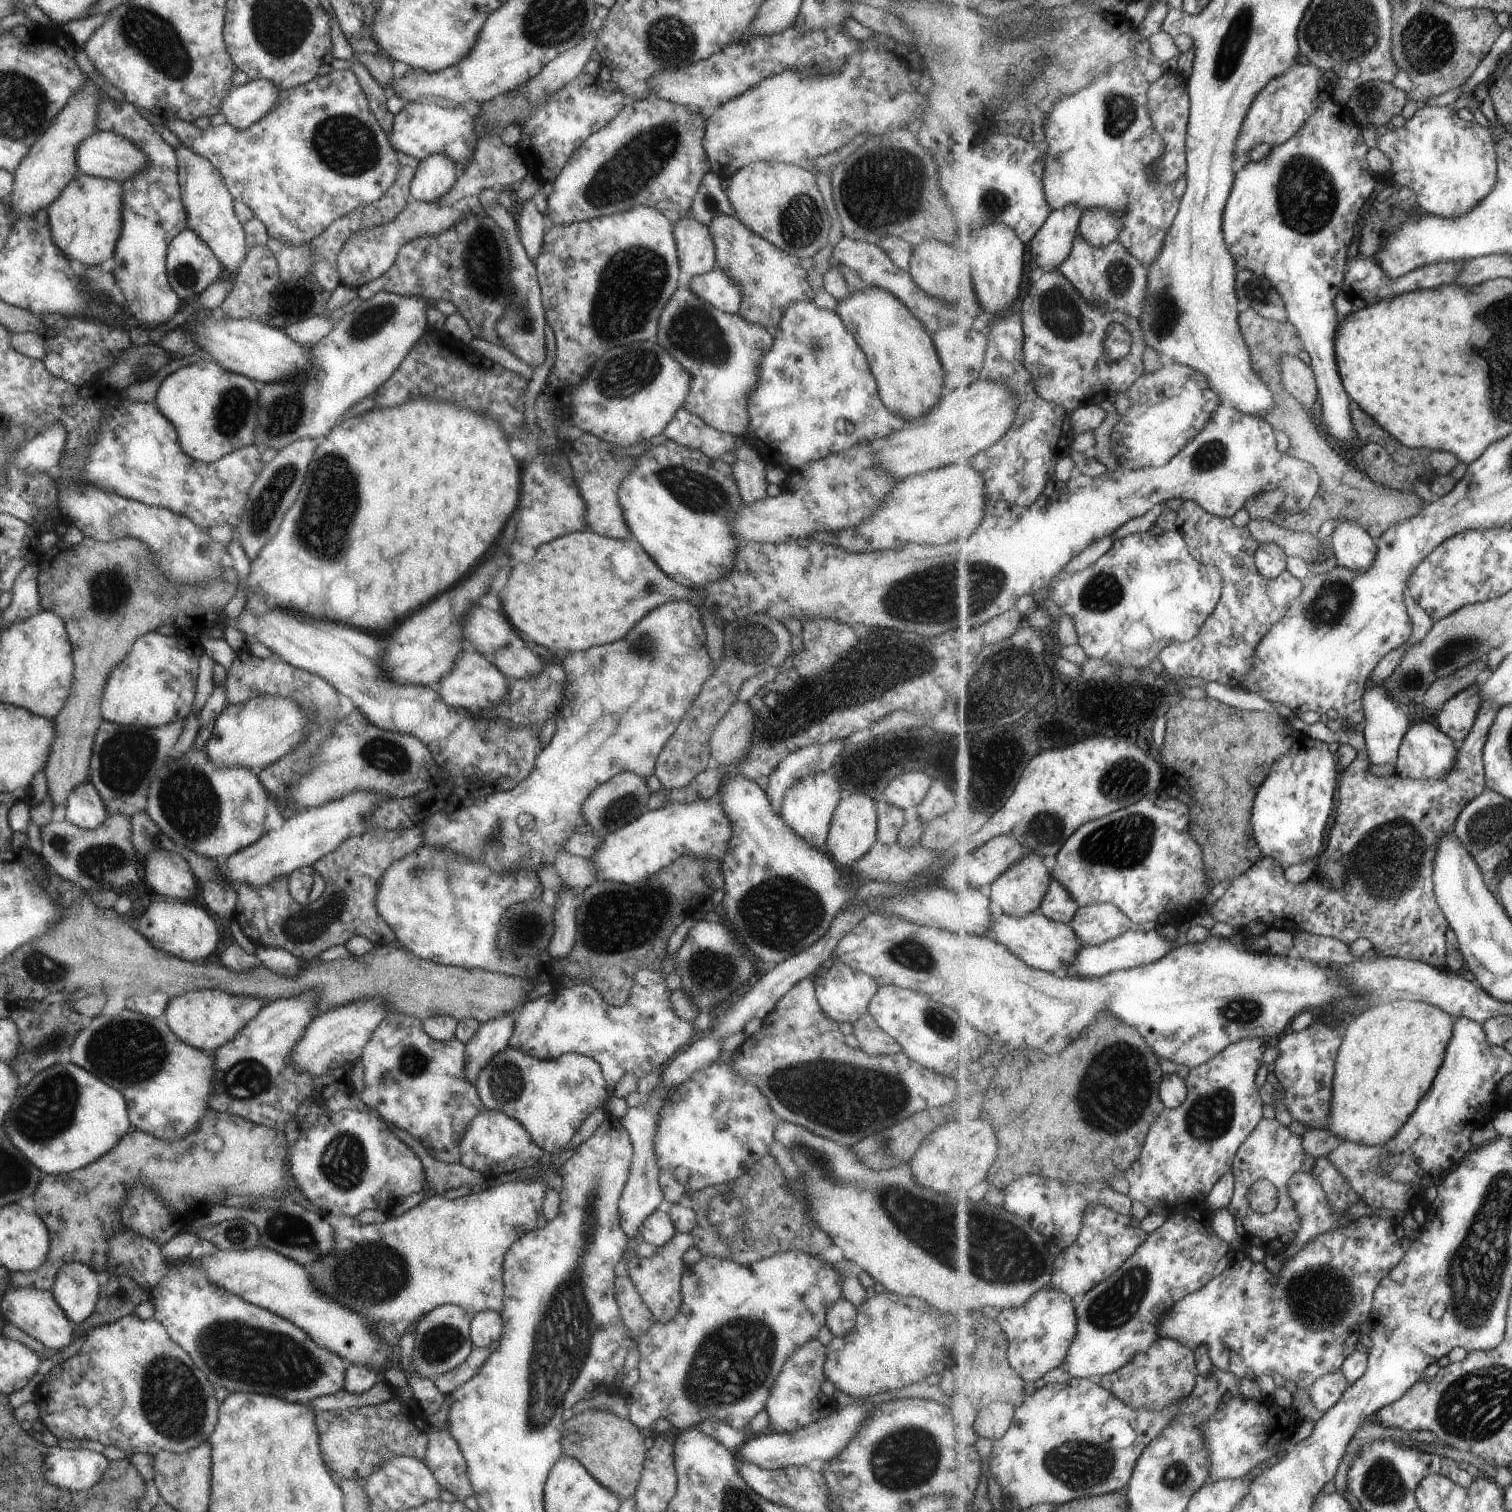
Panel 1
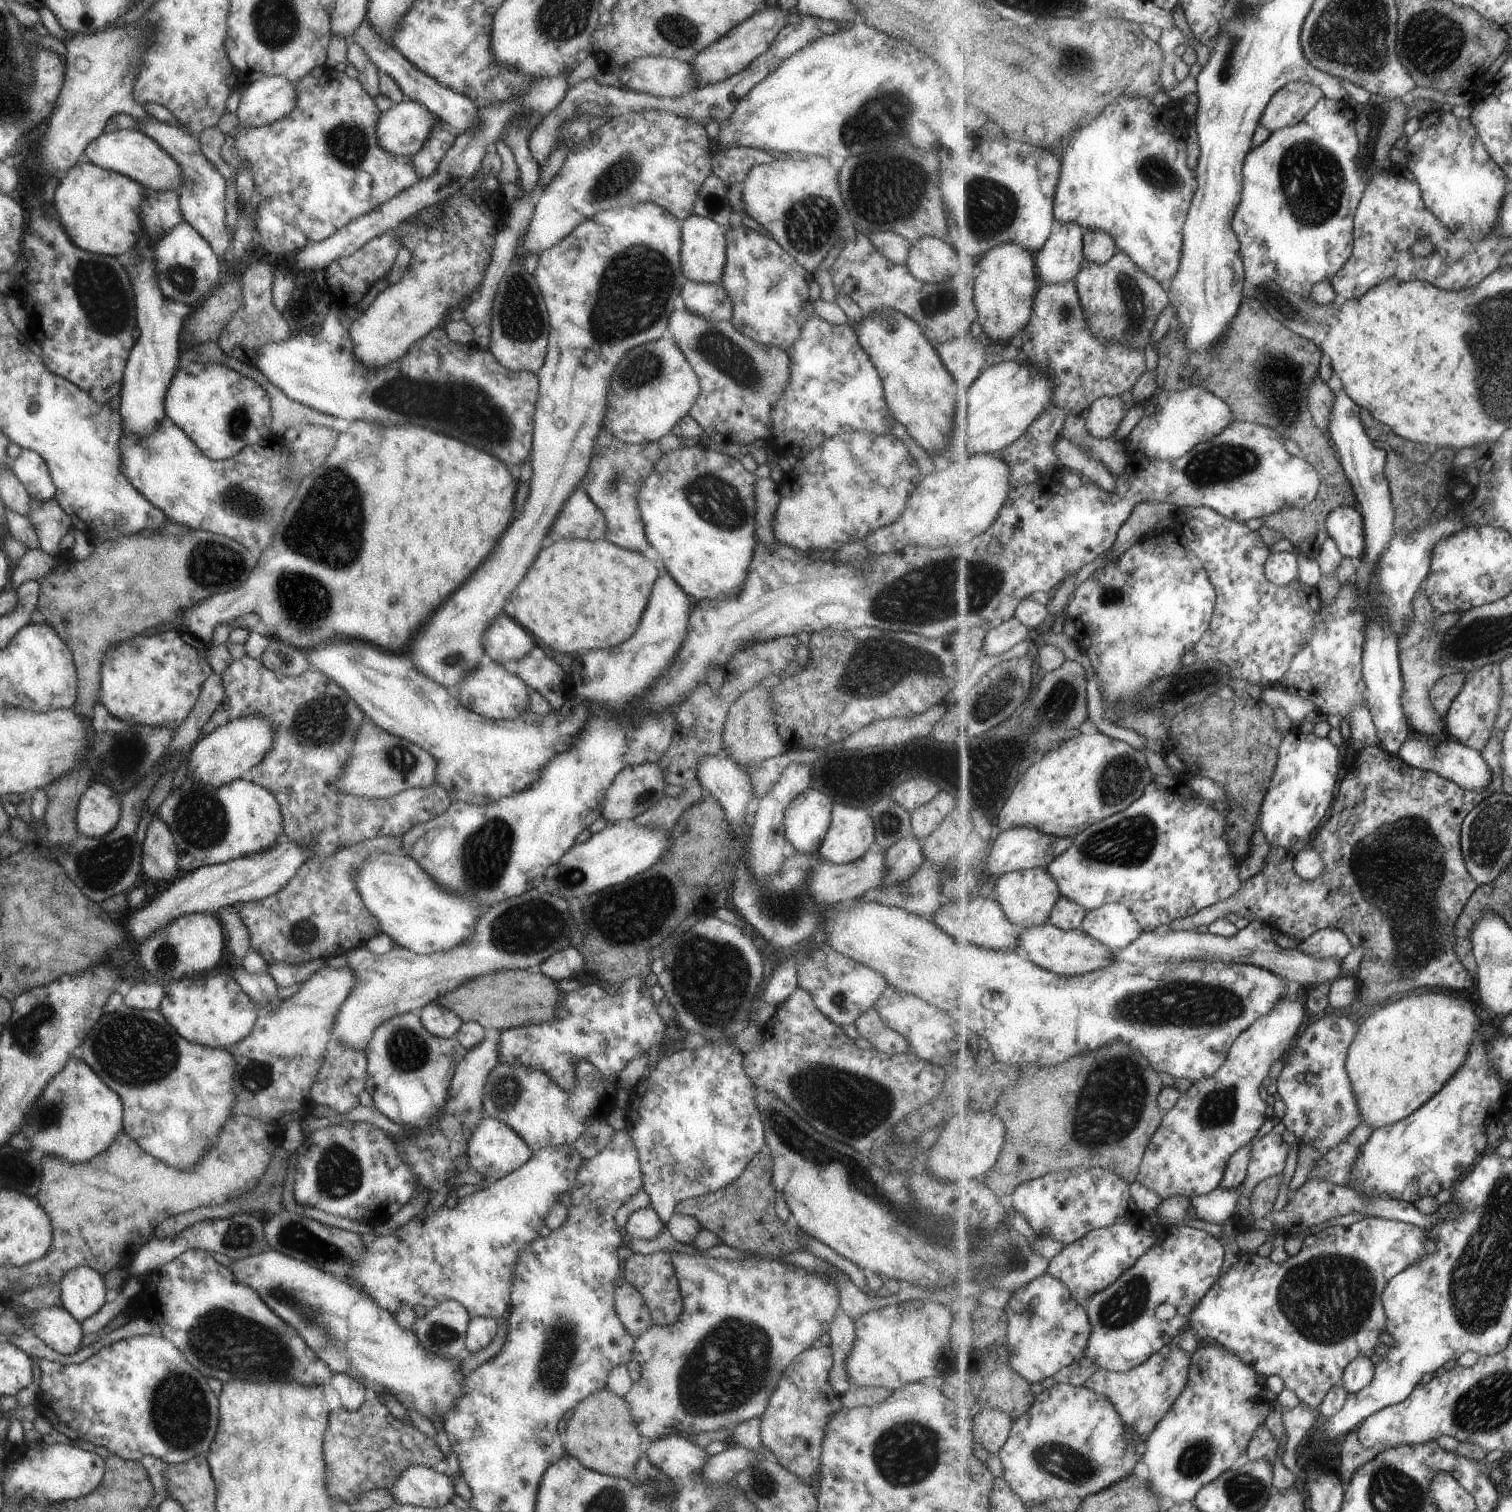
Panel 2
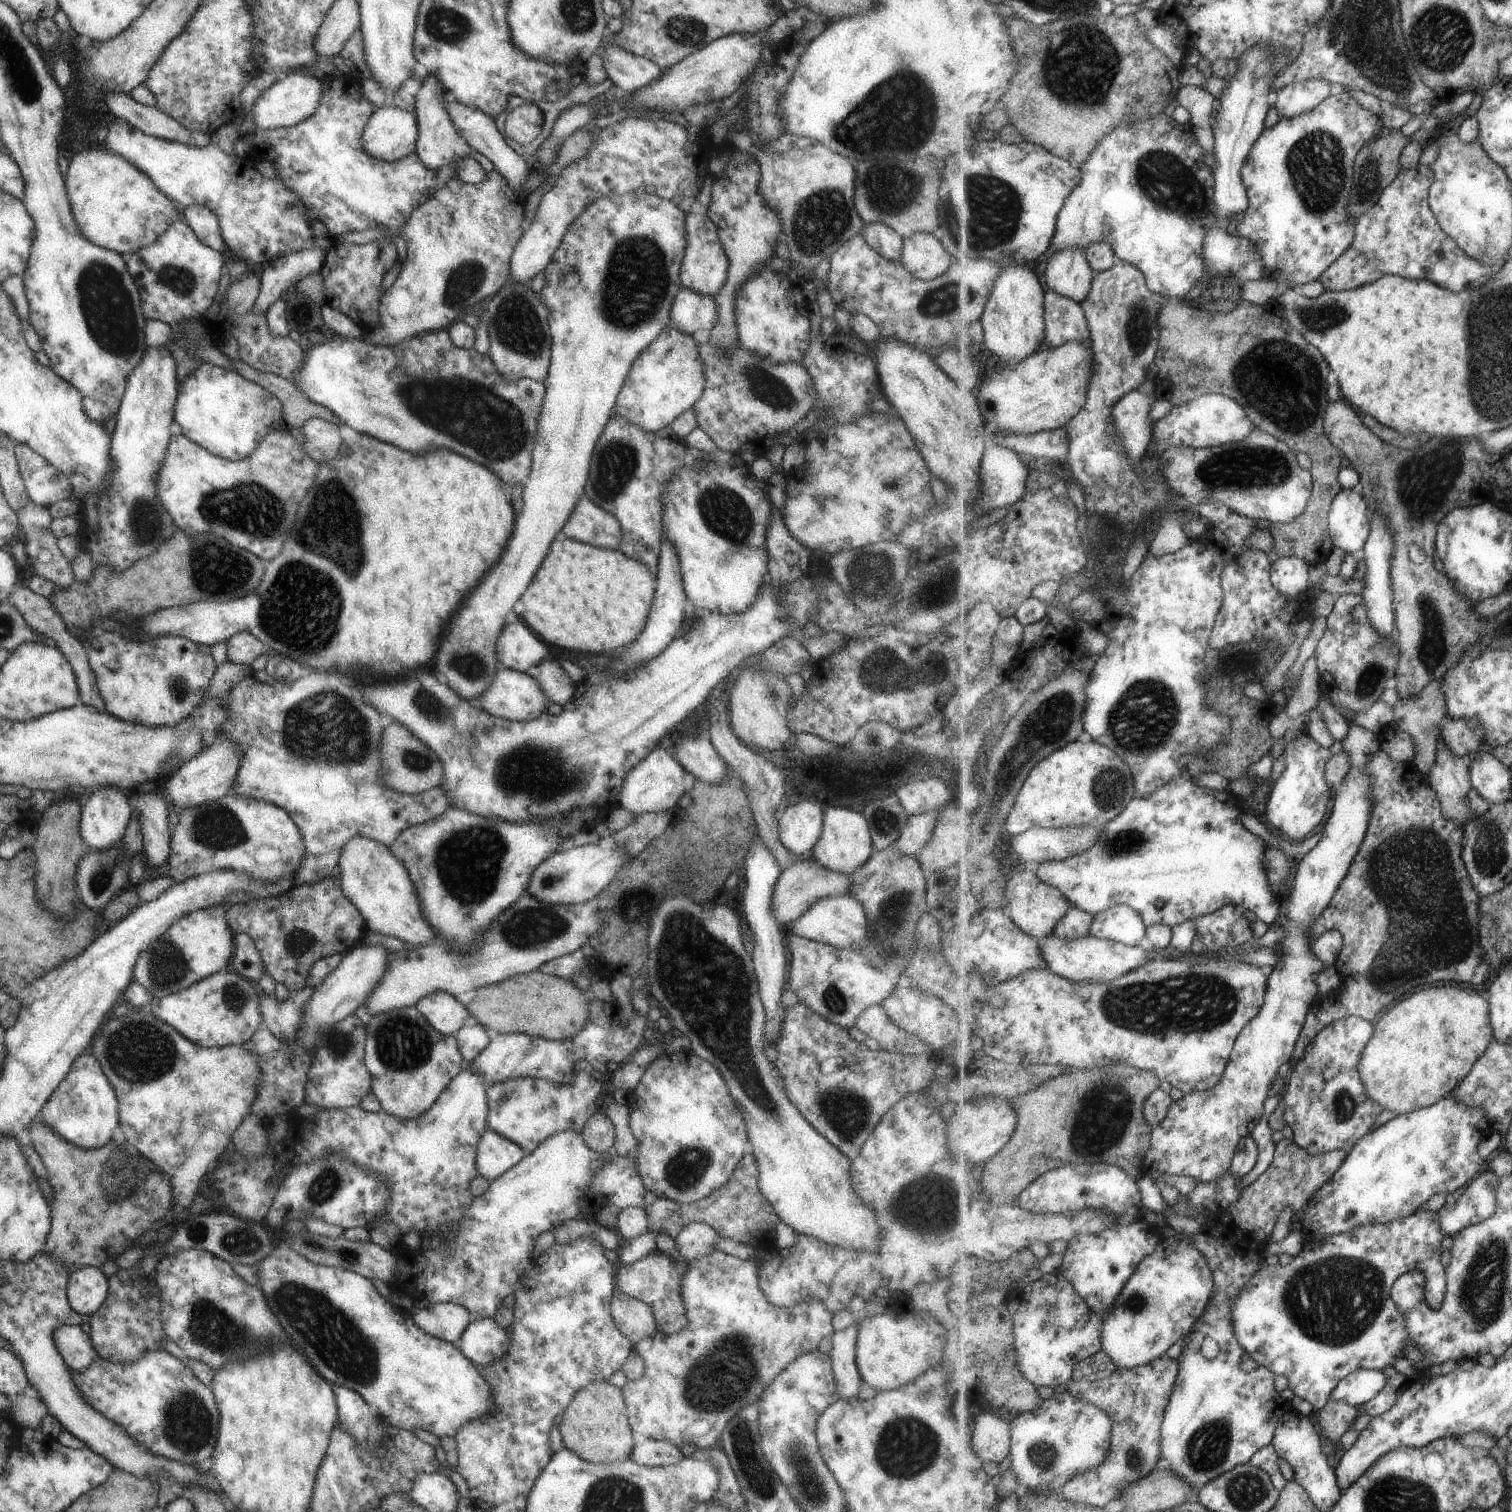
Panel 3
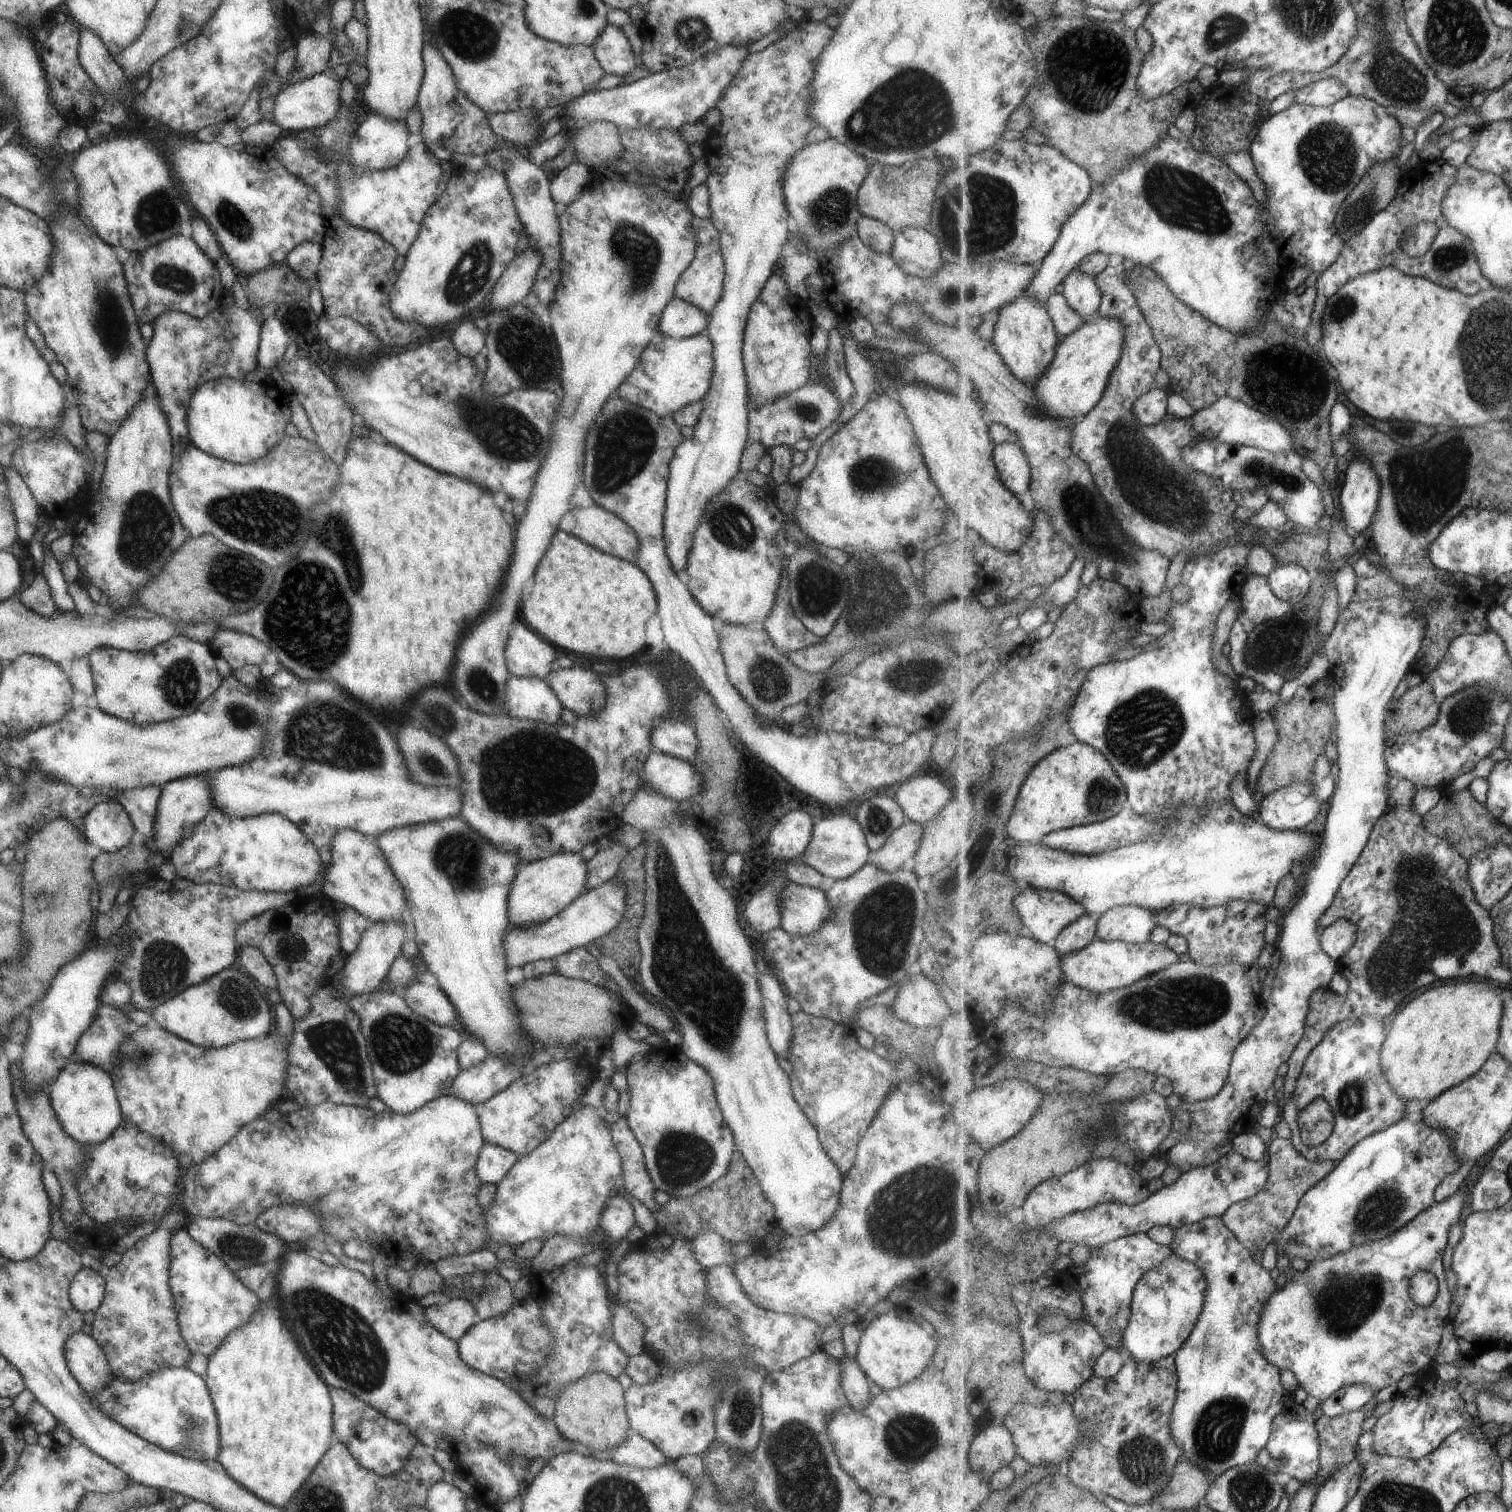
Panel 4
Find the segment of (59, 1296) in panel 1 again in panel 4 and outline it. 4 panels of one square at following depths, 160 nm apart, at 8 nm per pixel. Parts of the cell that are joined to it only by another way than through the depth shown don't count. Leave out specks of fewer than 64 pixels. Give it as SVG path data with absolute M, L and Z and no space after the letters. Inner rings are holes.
M87 1265L73 1275L68 1286L69 1302L80 1313L93 1312L104 1294L104 1278Z

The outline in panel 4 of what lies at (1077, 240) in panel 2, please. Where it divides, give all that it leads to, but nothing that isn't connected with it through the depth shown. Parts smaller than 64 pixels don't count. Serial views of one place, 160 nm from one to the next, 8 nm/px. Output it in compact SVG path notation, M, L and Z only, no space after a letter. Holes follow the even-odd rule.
M1079 268L1064 280L1062 293L1083 320L1097 314L1102 306L1102 289L1099 288L1098 281Z

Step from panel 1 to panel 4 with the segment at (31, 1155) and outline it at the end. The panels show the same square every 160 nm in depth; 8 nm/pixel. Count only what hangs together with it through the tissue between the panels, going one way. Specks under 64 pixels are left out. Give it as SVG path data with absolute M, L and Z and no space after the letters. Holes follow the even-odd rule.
M74 1061L56 1074L48 1099L63 1132L81 1145L103 1142L122 1121L111 1074L101 1067Z

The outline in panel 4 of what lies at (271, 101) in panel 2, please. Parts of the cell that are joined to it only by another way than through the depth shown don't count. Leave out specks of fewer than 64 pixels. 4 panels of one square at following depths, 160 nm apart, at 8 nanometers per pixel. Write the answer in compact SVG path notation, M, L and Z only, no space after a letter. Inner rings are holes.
M321 71L309 78L289 83L285 90L275 96L273 110L267 115L267 119L279 125L284 133L310 131L322 127L340 110L339 81L333 74Z

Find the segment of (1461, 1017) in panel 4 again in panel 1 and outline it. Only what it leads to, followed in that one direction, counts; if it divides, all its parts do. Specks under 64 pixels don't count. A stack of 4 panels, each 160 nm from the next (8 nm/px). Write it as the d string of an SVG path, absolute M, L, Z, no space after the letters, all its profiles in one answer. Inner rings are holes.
M1402 999L1391 1003L1366 1005L1364 1012L1349 1023L1342 1048L1338 1055L1336 1074L1334 1077L1332 1120L1327 1130L1335 1132L1335 1135L1341 1137L1344 1142L1360 1143L1361 1145L1384 1146L1389 1140L1392 1140L1401 1131L1401 1128L1408 1124L1410 1117L1414 1115L1418 1105L1422 1103L1427 1092L1430 1092L1430 1089L1434 1086L1435 1080L1438 1078L1439 1072L1442 1070L1444 1061L1446 1060L1447 1048L1450 1046L1455 1024L1456 1020L1450 1013L1447 1013L1445 1009L1441 1009L1438 1005L1433 1005L1426 1001L1409 1001Z

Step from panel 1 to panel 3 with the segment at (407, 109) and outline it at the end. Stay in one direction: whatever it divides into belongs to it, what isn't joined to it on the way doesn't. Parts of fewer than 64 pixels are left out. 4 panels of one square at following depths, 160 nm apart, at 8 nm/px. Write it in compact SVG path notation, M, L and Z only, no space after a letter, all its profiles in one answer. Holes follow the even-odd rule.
M393 106L376 108L361 133L362 149L385 162L398 161L414 152L417 121L413 110Z

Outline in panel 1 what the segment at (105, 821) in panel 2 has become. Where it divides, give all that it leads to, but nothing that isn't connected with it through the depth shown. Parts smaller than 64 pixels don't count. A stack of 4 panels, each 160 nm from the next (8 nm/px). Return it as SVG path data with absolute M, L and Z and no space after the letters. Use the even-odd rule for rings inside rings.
M88 781L71 790L63 807L63 821L79 829L98 828L108 818L106 806Z

